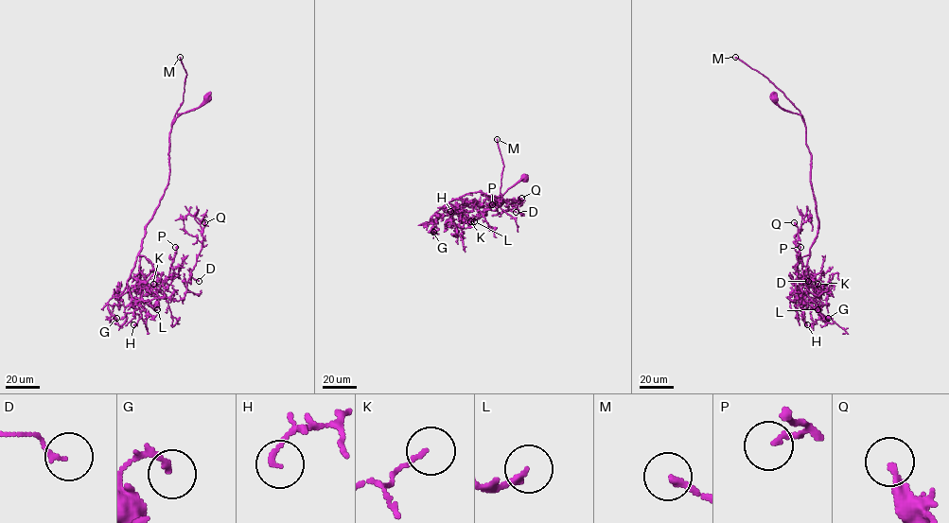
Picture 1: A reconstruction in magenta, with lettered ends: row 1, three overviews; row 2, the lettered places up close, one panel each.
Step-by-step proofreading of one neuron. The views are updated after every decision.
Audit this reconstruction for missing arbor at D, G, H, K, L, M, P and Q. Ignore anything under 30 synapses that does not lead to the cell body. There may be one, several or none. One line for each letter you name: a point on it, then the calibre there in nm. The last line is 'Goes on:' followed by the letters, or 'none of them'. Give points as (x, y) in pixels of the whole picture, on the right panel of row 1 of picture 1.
L: place (817, 309); calibre 200 nm
M: place (735, 57); calibre 220 nm
Goes on: L, M

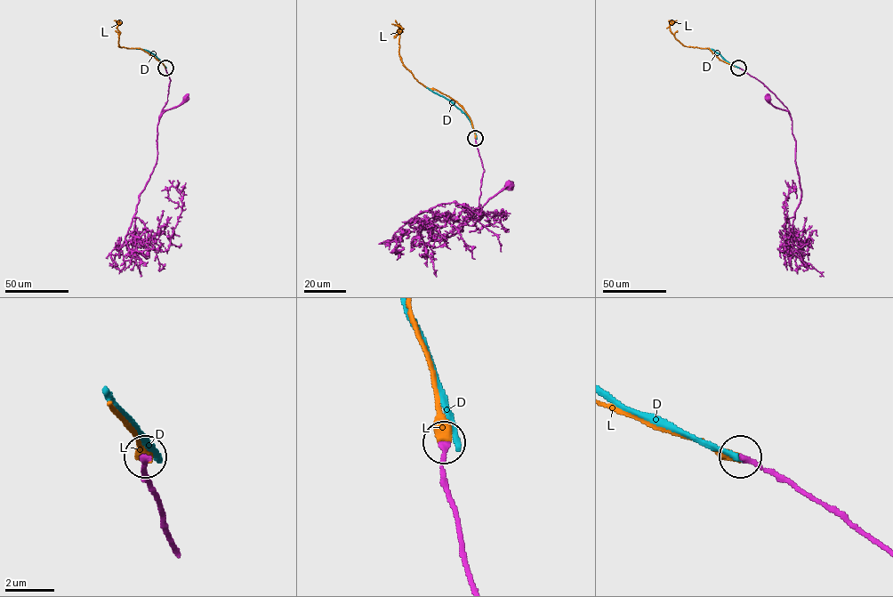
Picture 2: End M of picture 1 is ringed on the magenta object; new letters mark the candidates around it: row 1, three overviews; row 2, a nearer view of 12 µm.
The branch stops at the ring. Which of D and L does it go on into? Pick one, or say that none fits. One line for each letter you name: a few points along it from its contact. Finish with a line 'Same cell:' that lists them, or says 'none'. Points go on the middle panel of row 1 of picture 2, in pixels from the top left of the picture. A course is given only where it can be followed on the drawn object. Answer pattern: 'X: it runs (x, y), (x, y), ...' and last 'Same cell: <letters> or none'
L: it runs (475, 138), (466, 111), (447, 95), (425, 87), (404, 65), (398, 25), (397, 31), (399, 23)
Same cell: L

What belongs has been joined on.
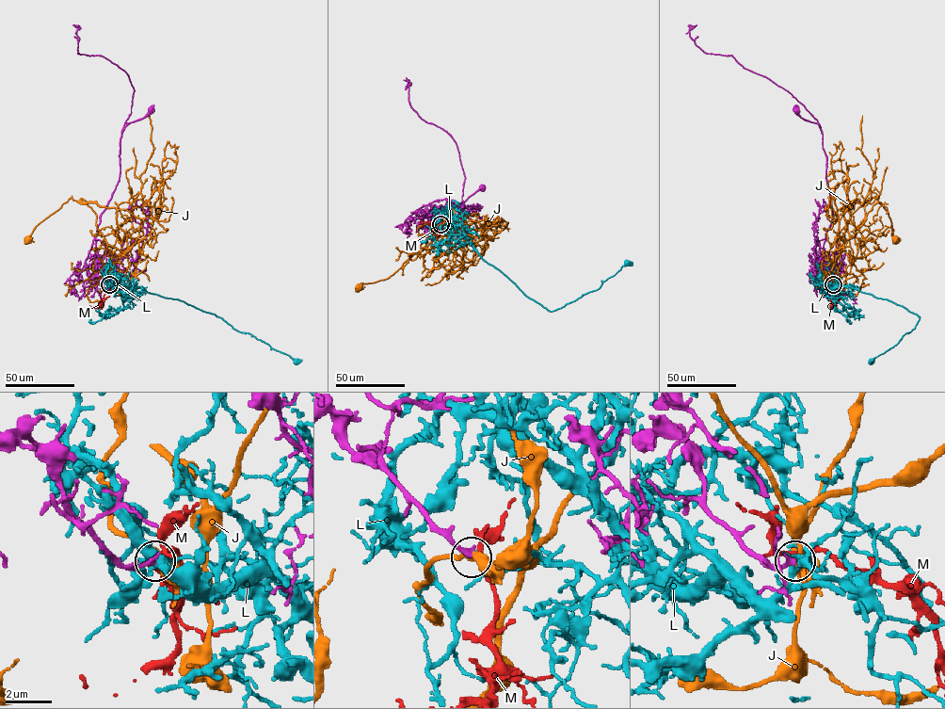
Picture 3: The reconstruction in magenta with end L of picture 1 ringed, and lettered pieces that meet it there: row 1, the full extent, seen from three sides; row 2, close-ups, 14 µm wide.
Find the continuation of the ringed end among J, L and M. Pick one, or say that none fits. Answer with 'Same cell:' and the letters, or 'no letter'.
Same cell: no letter

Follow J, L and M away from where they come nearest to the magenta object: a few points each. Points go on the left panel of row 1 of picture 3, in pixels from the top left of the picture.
J: (109, 283), (107, 274), (128, 248), (114, 207), (71, 198), (28, 239)
L: (109, 283), (120, 287), (139, 286), (149, 293), (177, 298), (215, 314), (235, 330), (250, 334), (296, 361)
M: (110, 283), (110, 290), (104, 296), (102, 304), (97, 308), (89, 305)

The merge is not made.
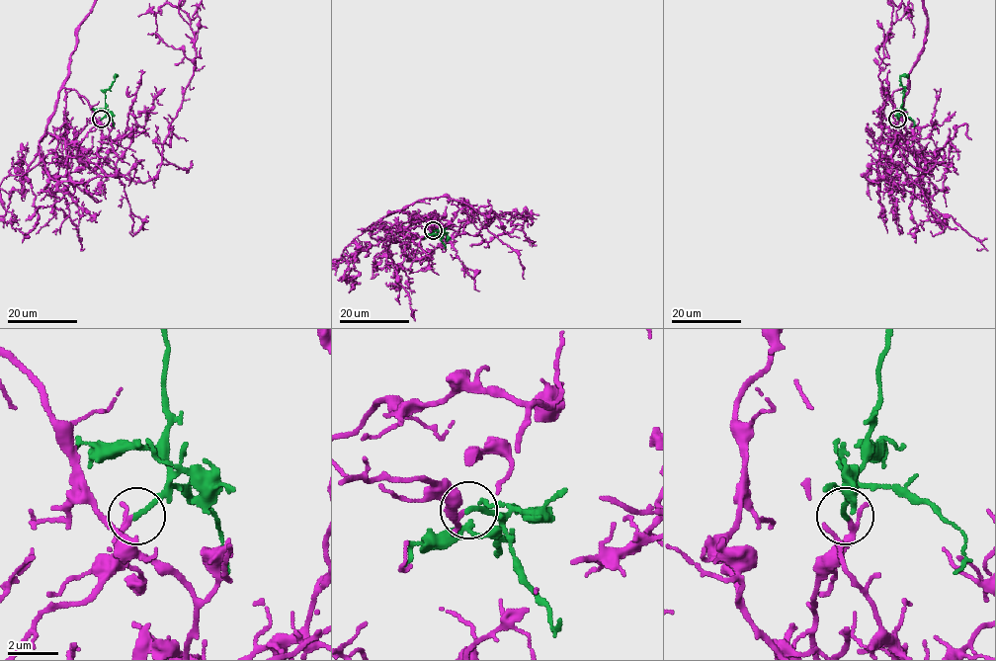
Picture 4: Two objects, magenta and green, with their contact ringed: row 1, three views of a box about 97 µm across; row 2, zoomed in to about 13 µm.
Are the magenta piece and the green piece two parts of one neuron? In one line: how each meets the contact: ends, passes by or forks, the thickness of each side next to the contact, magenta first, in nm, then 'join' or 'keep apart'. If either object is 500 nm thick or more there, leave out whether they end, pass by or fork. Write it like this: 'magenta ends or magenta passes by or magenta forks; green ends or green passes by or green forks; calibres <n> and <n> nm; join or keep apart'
magenta passes by; green ends; calibres 150 and 220 nm; join

